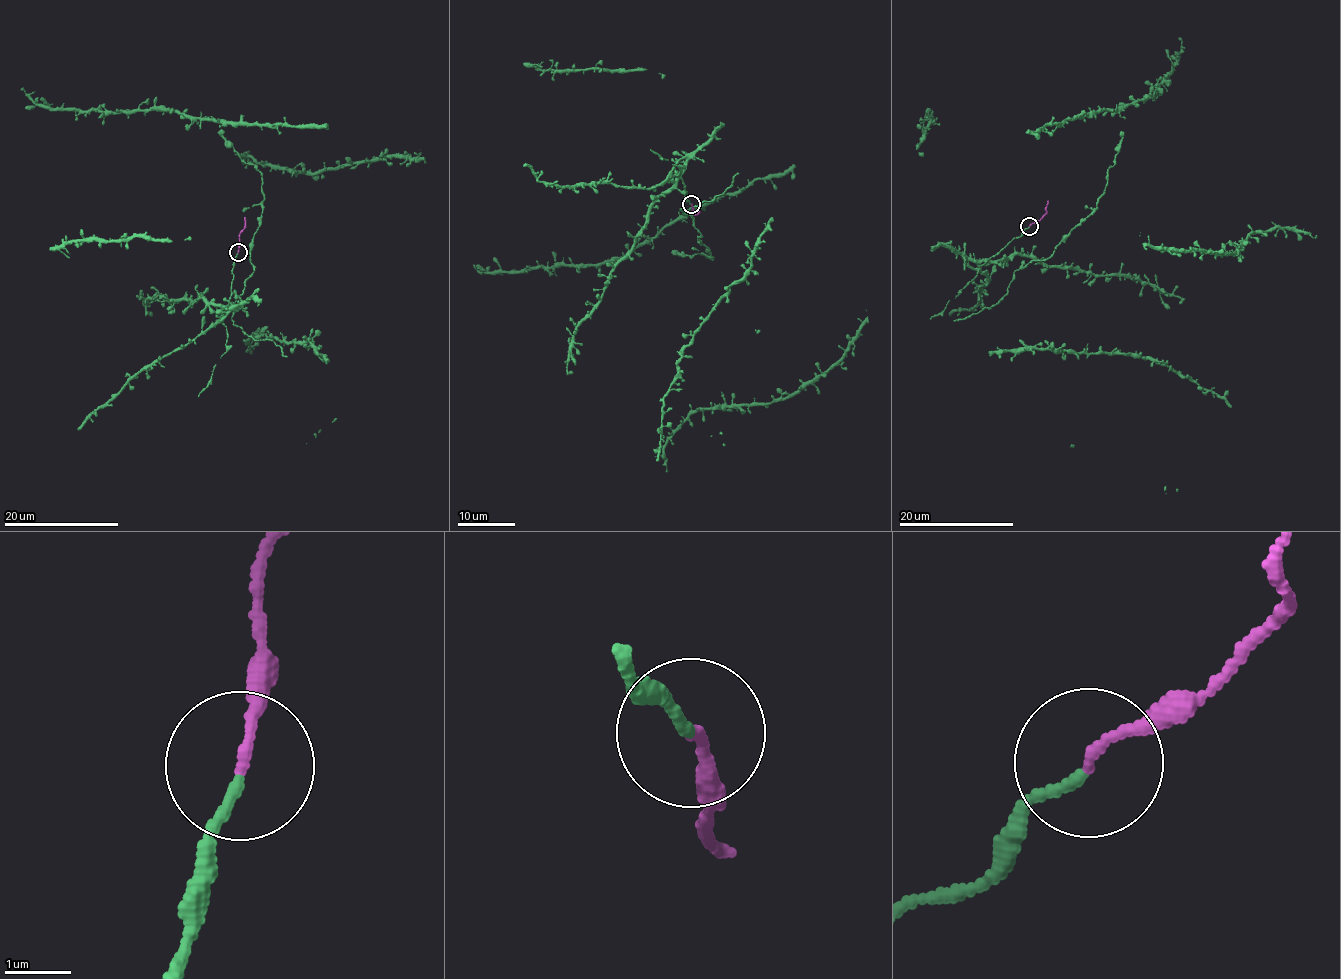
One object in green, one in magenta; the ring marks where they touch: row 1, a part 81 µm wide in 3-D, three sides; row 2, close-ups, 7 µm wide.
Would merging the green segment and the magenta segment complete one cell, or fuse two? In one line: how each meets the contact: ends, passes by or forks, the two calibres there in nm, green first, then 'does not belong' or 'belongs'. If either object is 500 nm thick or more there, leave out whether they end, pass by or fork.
green ends there; magenta ends there; 140 nm thick on the green side, 140 nm on the other; belongs

